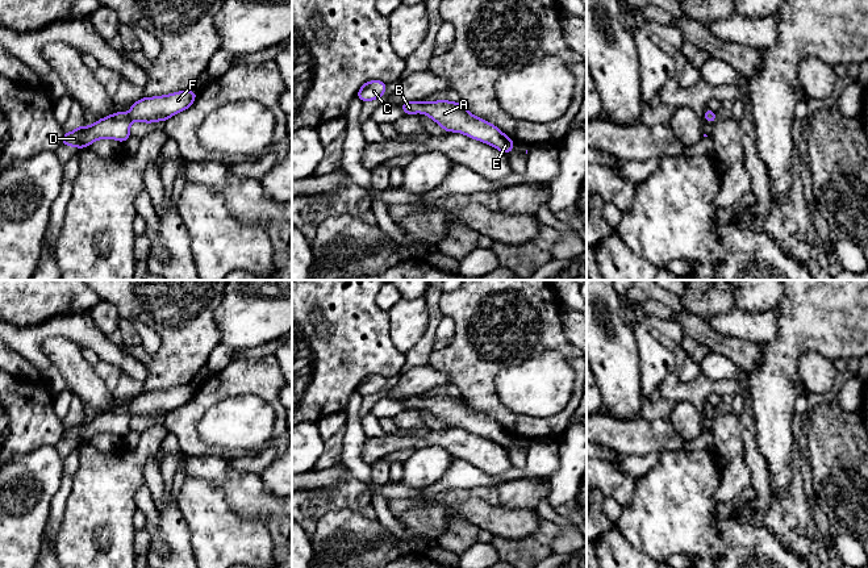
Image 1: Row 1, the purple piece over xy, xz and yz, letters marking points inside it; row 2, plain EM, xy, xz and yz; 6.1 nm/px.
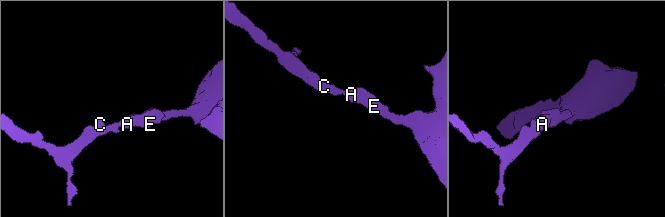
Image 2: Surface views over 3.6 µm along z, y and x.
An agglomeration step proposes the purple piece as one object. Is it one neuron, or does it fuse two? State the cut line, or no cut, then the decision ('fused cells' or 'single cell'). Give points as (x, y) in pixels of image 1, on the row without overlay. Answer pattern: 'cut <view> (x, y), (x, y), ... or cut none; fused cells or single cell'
cut none; single cell

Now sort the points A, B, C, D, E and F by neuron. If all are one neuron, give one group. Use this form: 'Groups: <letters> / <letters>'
Groups: A B C D E F

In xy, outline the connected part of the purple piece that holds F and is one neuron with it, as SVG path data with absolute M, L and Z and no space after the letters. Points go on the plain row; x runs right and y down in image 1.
M185 384L164 390L142 392L130 401L128 410L124 406L116 406L88 422L80 419L71 427L63 427L62 439L83 443L101 433L112 433L124 438L132 431L129 426L132 415L146 418L166 415L171 410L188 404L197 388Z

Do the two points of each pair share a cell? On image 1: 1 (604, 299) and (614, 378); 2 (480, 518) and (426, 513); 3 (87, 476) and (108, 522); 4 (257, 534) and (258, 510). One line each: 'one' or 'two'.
1: one
2: one
3: one
4: two

